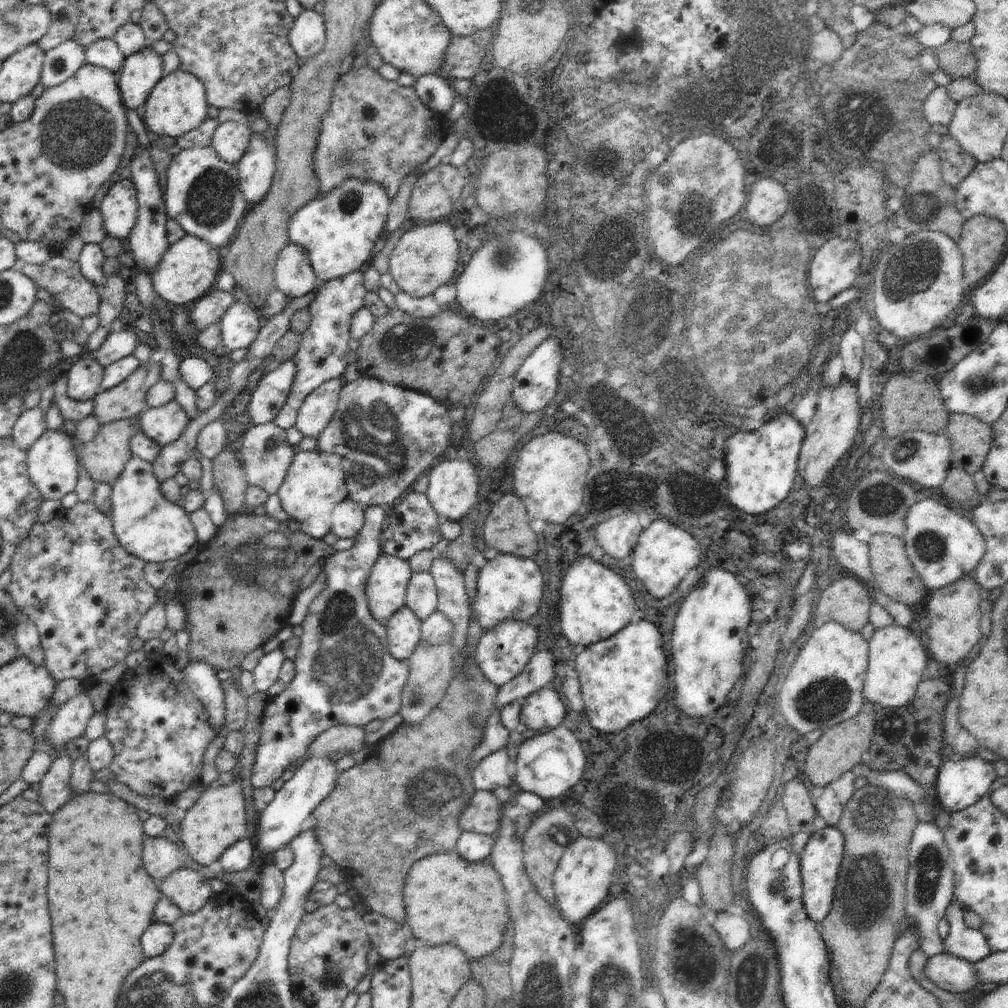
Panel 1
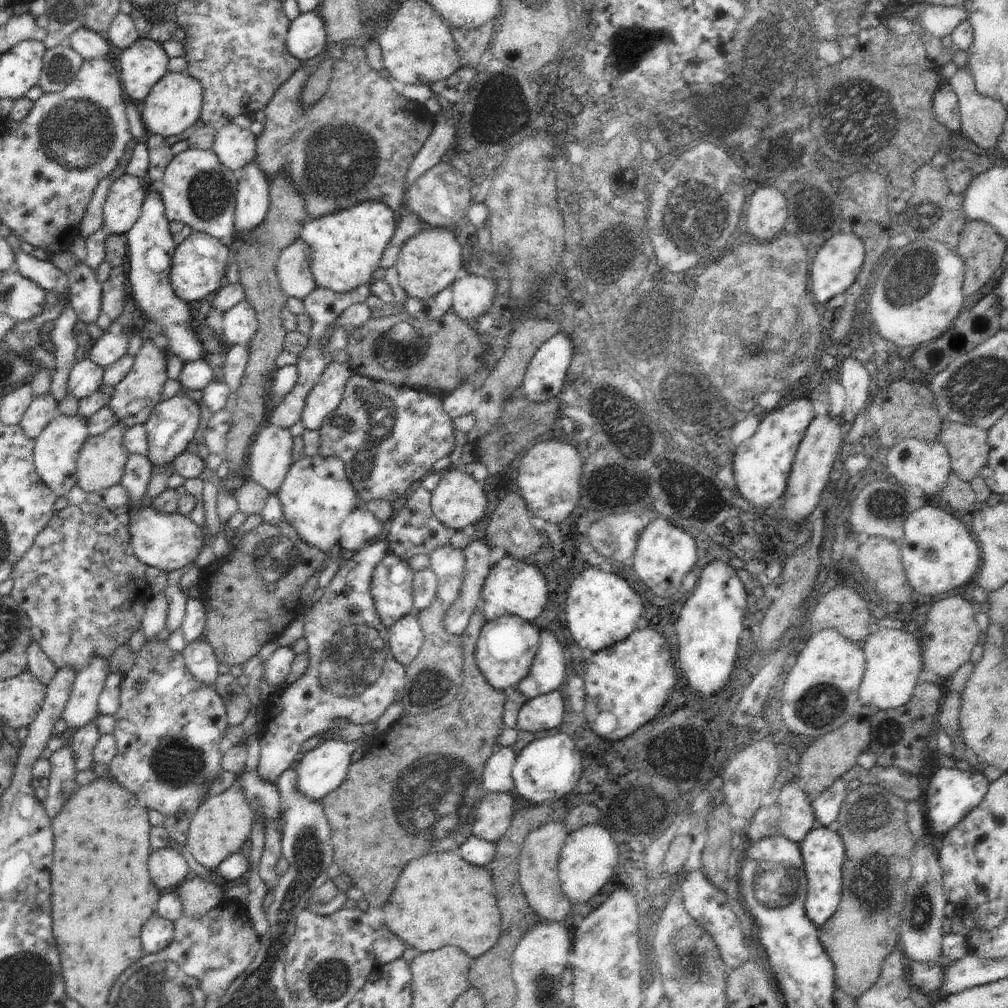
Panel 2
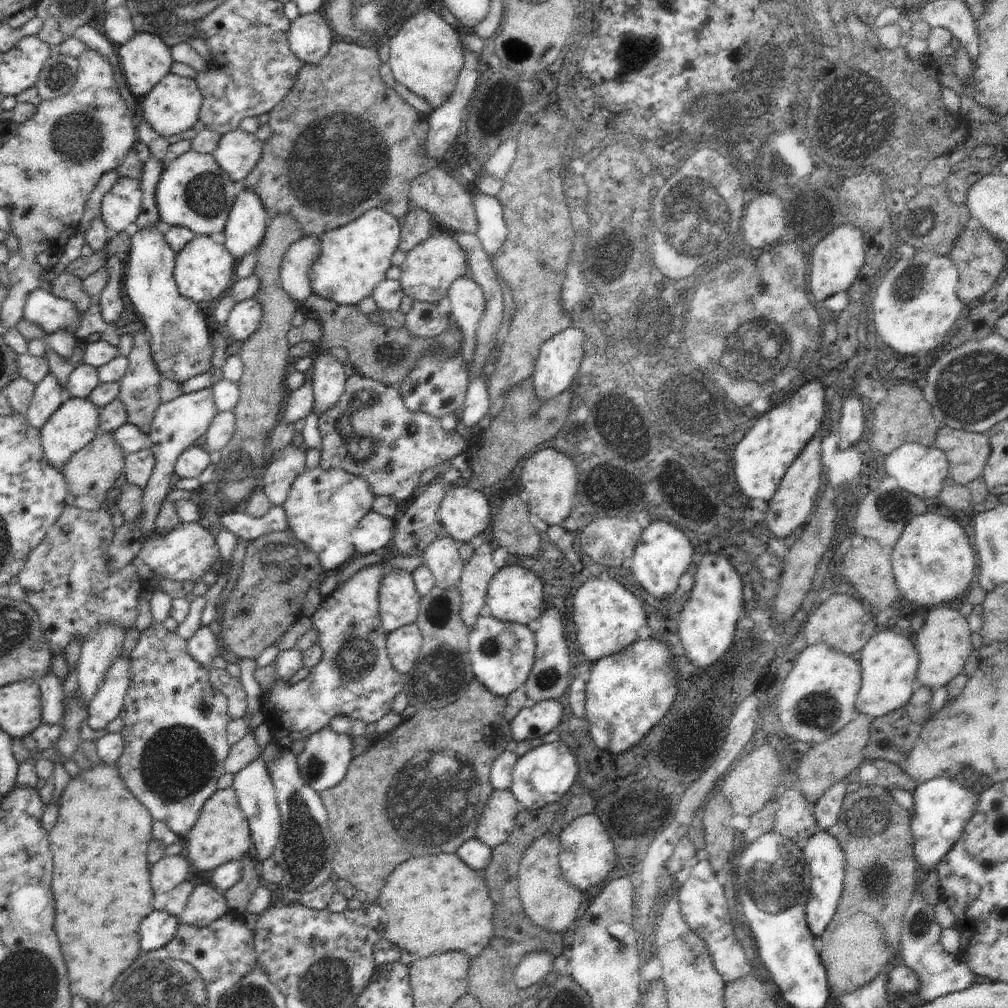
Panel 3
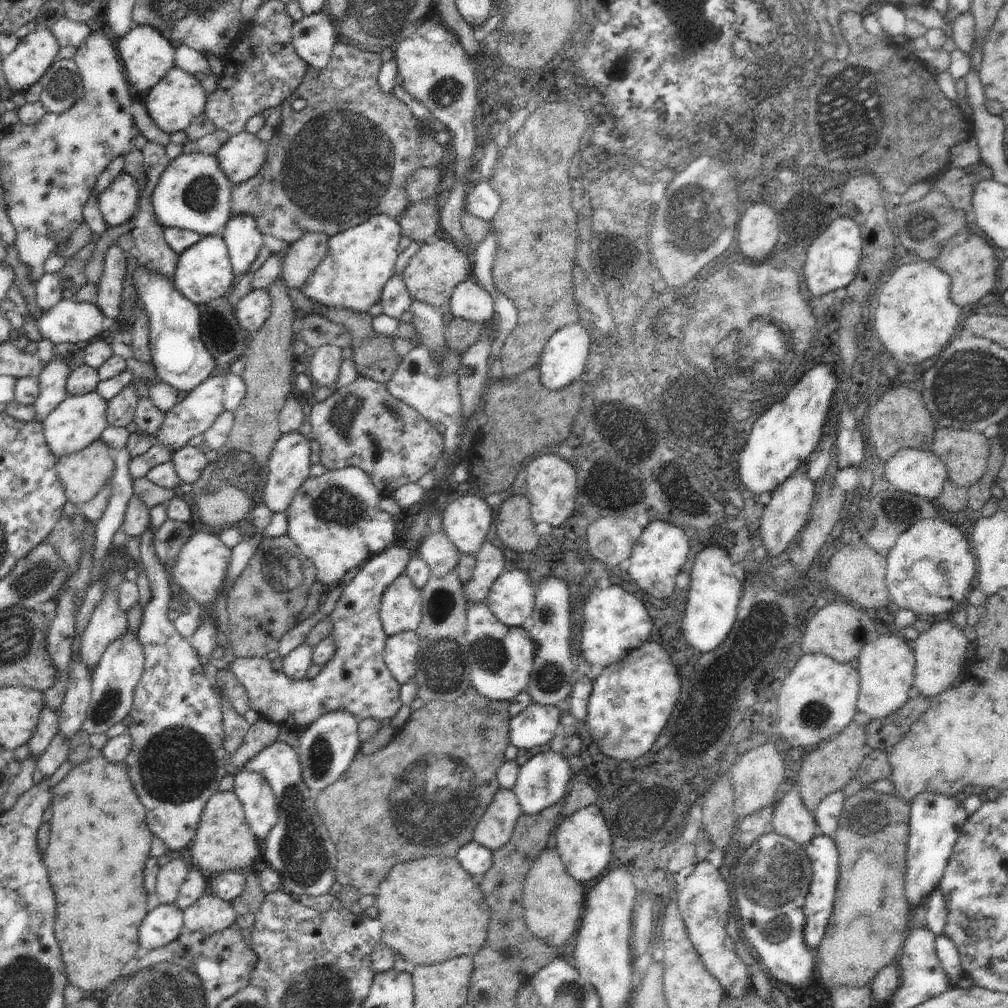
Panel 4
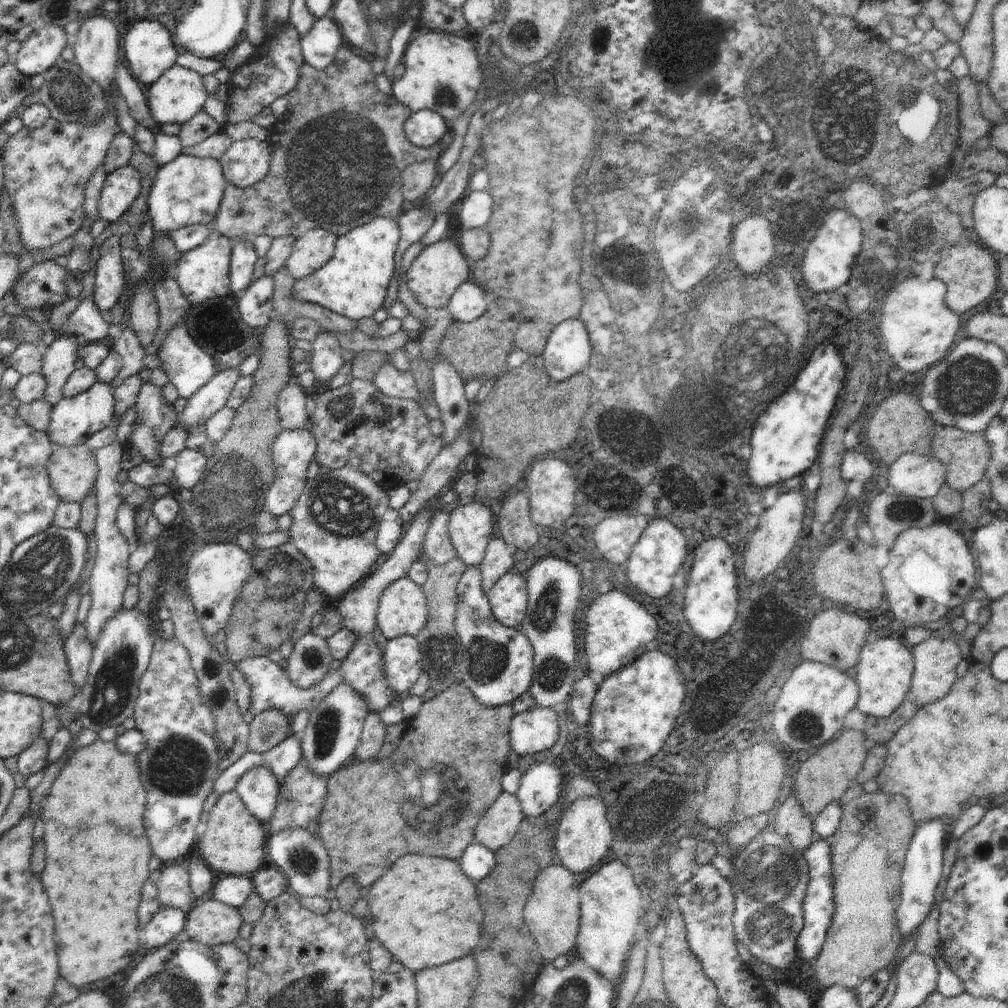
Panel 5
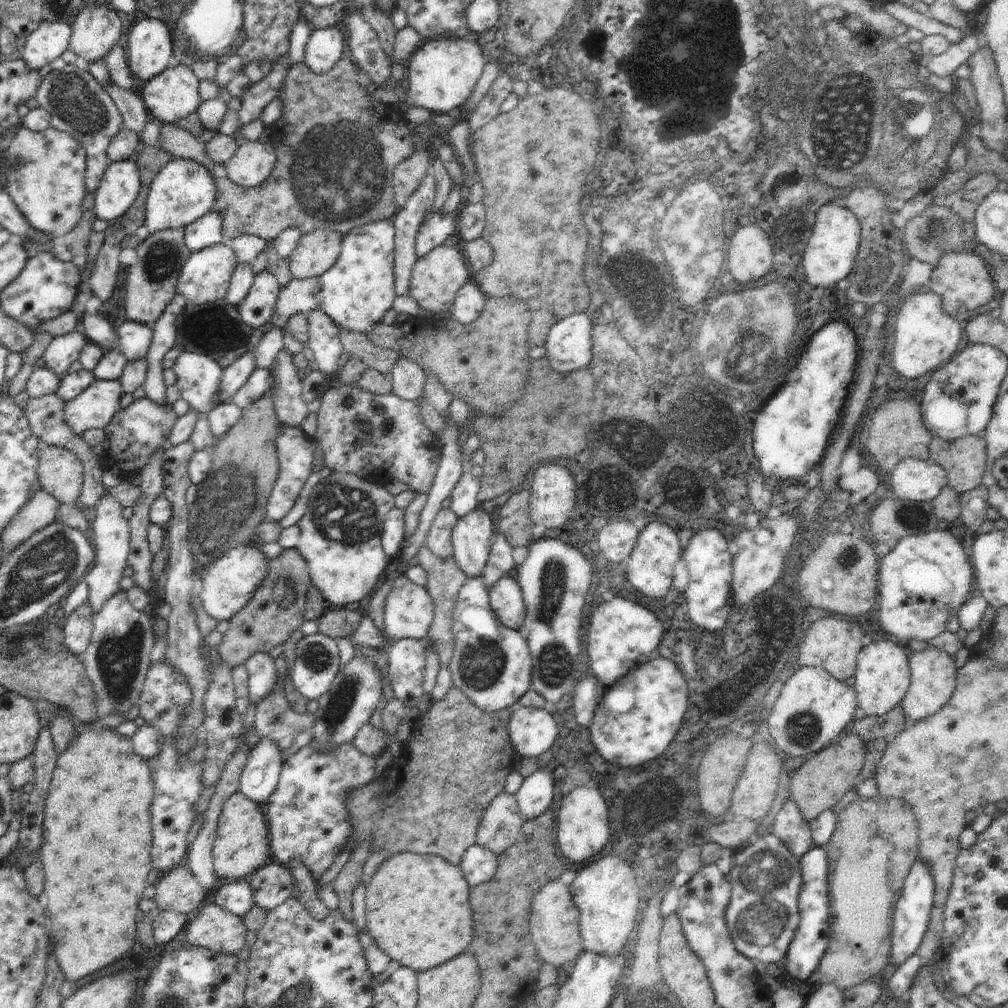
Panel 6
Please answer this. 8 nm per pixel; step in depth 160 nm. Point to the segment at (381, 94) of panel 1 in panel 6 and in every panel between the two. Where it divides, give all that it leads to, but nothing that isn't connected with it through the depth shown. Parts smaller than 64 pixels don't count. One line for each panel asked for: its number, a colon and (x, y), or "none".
2: (358, 101)
3: (379, 139)
4: (314, 180)
5: (338, 152)
6: (336, 147)

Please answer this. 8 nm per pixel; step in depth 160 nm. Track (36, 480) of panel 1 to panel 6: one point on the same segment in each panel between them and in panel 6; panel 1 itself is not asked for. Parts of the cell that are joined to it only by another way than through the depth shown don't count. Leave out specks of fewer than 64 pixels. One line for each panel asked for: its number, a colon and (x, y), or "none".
2: (56, 451)
3: (74, 424)
4: (80, 420)
5: (74, 420)
6: (94, 408)

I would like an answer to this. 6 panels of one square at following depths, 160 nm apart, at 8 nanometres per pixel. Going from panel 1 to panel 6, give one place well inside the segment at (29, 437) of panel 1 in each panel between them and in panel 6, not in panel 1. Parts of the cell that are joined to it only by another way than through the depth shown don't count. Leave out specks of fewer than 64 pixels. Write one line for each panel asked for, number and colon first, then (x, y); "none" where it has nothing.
2: (44, 409)
3: (49, 395)
4: (52, 382)
5: (59, 358)
6: (63, 351)

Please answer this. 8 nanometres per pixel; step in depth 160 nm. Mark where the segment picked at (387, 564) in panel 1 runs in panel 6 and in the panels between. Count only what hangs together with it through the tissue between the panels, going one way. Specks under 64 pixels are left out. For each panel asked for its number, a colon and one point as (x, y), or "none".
2: (391, 588)
3: (398, 600)
4: (401, 606)
5: (402, 610)
6: (408, 609)

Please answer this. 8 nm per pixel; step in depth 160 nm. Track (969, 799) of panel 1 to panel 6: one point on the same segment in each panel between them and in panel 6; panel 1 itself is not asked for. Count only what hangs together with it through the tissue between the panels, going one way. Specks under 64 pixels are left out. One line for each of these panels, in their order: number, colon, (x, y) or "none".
2: (952, 794)
3: (942, 807)
4: (935, 822)
5: (922, 871)
6: (911, 917)

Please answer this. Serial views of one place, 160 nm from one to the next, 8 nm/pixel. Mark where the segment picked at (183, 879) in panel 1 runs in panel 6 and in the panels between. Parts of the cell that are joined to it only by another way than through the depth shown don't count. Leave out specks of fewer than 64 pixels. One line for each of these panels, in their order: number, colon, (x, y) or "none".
2: (198, 896)
3: (206, 904)
4: (210, 914)
5: (212, 923)
6: (213, 927)

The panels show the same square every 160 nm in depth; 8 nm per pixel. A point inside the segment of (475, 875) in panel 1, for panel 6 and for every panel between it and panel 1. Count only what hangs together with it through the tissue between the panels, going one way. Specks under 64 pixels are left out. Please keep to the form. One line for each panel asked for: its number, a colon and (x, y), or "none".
2: (440, 899)
3: (434, 904)
4: (432, 910)
5: (426, 912)
6: (418, 910)

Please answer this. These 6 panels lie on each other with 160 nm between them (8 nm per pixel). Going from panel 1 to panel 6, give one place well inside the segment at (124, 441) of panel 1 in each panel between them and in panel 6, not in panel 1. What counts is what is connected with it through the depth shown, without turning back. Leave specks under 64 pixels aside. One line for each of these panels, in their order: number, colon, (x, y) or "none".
2: (101, 464)
3: (91, 471)
4: (83, 474)
5: (73, 472)
6: (60, 471)

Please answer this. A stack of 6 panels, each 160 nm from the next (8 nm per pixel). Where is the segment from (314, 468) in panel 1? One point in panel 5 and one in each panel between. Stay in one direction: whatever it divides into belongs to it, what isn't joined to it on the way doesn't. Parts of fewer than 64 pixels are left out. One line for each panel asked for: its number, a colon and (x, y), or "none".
2: (316, 496)
3: (323, 506)
4: (327, 516)
5: (335, 522)

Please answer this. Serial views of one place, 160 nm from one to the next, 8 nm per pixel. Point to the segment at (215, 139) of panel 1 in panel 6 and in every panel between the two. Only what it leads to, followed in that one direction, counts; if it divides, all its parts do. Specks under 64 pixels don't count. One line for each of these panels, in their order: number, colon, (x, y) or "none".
2: (235, 147)
3: (238, 152)
4: (241, 158)
5: (247, 162)
6: (253, 162)

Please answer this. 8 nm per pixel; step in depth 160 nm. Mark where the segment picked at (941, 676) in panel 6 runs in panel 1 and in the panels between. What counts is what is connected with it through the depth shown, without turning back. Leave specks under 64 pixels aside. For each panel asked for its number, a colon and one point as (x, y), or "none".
1: (954, 614)
2: (951, 632)
3: (943, 645)
4: (940, 653)
5: (935, 660)

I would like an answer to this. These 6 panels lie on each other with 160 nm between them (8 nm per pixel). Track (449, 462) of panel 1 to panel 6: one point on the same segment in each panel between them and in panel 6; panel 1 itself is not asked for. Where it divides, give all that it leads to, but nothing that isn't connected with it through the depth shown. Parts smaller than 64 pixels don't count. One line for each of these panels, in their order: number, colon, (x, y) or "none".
2: (459, 500)
3: (464, 512)
4: (467, 520)
5: (471, 526)
6: (472, 538)

